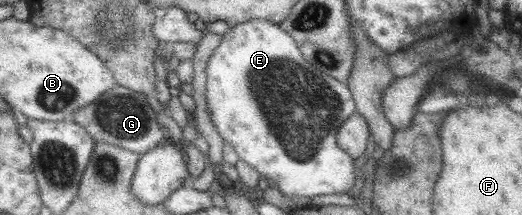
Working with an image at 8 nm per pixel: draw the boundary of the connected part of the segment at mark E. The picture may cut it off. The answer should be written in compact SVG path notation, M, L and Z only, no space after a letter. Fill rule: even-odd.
M252 20L233 26L211 56L207 74L207 103L211 119L223 141L230 143L241 160L266 175L286 195L316 197L346 193L354 187L354 158L339 146L339 129L356 111L354 94L343 82L322 75L304 55L299 41L281 24ZM306 63L308 63L308 129L306 129Z

